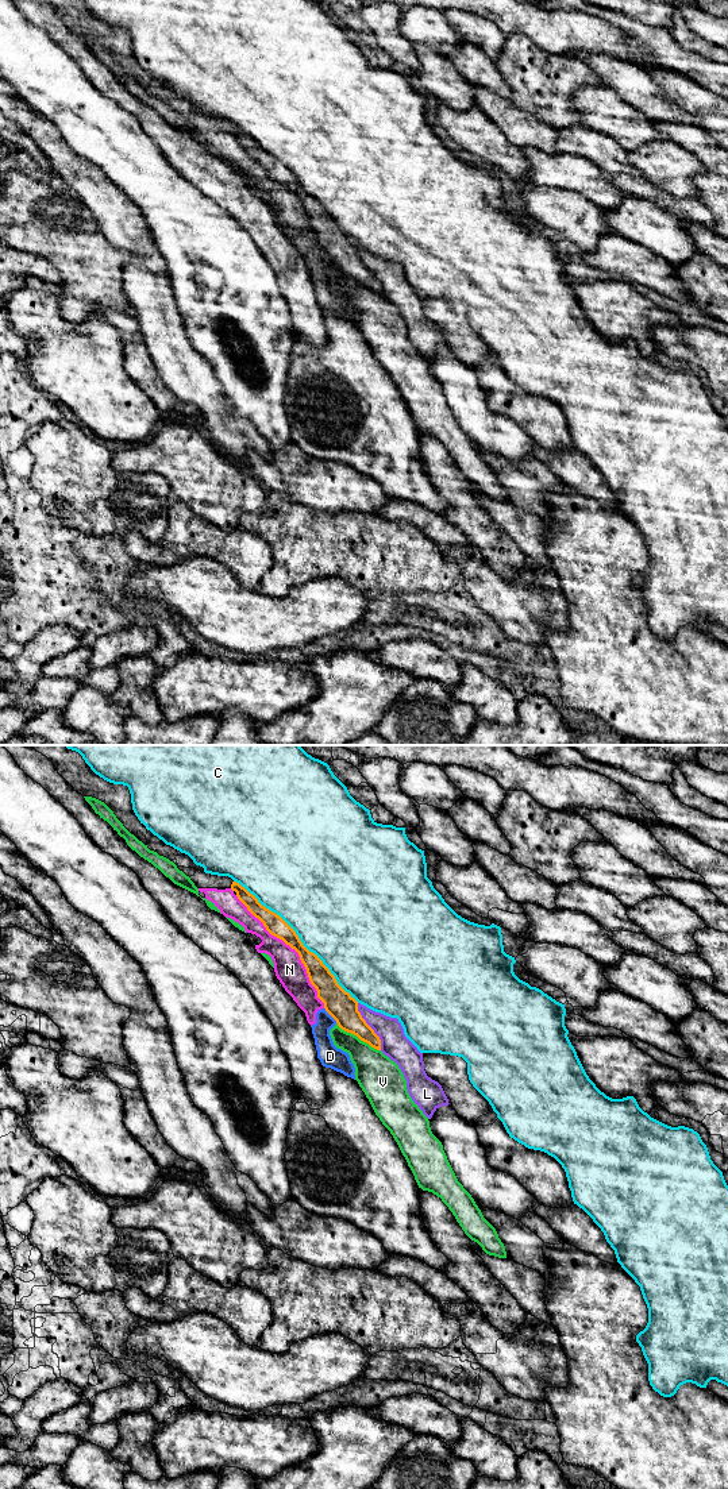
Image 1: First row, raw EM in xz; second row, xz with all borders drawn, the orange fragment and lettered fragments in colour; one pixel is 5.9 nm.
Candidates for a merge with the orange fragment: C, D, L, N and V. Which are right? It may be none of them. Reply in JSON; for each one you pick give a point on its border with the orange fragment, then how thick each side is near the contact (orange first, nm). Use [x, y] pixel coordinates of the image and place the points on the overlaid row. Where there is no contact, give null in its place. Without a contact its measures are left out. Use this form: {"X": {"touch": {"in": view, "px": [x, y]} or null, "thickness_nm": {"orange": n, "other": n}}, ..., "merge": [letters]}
{"merge": []}

